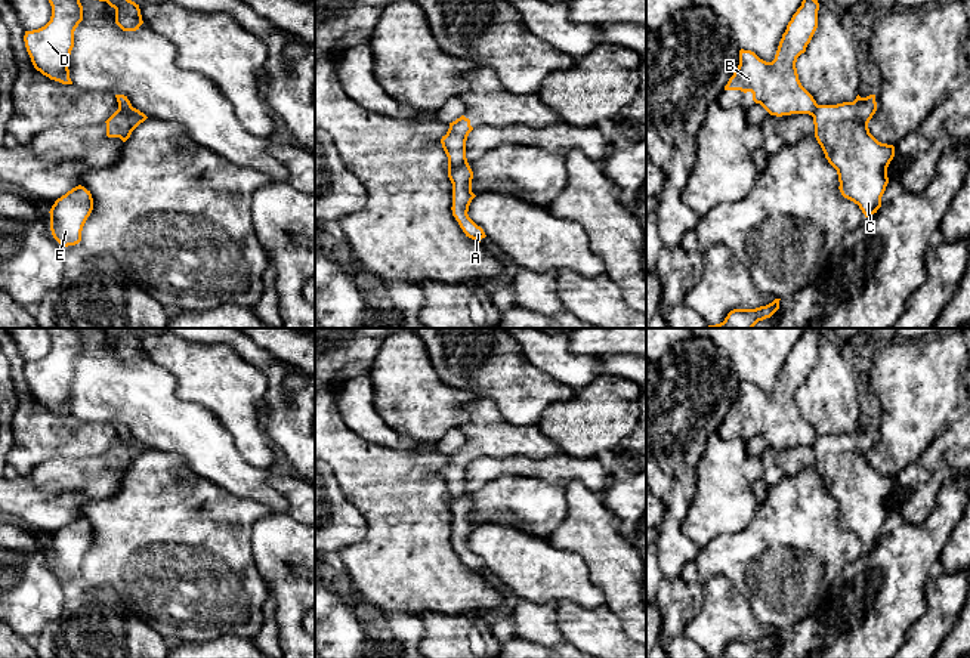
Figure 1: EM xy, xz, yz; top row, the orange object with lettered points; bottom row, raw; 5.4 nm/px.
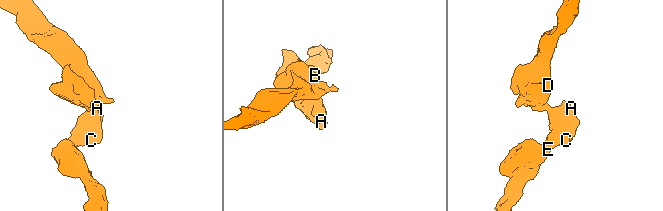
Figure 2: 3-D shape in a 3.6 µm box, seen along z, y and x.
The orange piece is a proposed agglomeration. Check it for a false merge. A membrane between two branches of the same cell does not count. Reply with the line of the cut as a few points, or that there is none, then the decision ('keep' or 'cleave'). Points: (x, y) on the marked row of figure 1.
cut xz (466, 161), (448, 166); cleave

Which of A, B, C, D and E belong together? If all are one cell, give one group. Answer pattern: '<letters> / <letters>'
A C E / B D

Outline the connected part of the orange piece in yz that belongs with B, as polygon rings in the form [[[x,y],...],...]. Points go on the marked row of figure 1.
[[[803,0],[801,6],[793,15],[785,33],[779,41],[775,59],[766,62],[751,50],[739,50],[739,65],[729,78],[725,90],[751,92],[753,101],[760,104],[770,115],[782,117],[791,114],[812,115],[818,106],[813,96],[801,86],[796,68],[797,58],[806,52],[816,28],[818,28],[818,0]]]

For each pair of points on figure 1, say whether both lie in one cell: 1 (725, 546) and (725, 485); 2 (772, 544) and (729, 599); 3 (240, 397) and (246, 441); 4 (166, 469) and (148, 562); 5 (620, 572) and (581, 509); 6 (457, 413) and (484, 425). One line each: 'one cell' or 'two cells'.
1: two cells
2: two cells
3: one cell
4: one cell
5: one cell
6: two cells

